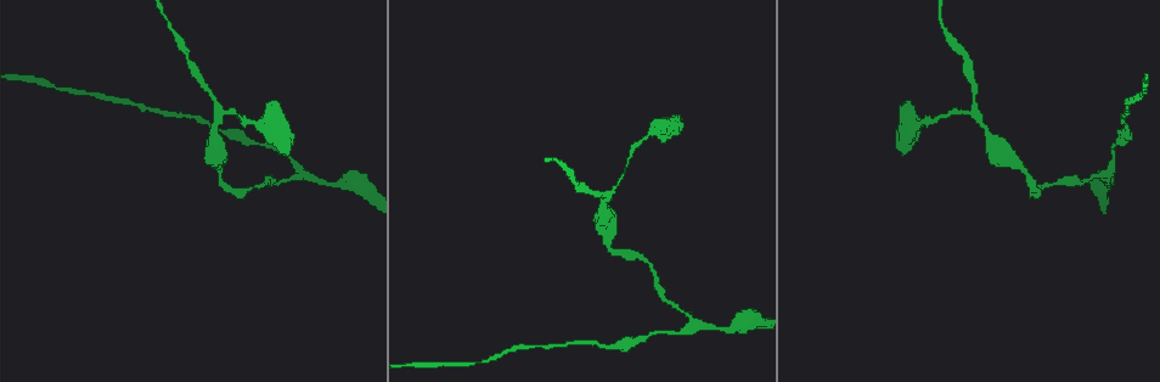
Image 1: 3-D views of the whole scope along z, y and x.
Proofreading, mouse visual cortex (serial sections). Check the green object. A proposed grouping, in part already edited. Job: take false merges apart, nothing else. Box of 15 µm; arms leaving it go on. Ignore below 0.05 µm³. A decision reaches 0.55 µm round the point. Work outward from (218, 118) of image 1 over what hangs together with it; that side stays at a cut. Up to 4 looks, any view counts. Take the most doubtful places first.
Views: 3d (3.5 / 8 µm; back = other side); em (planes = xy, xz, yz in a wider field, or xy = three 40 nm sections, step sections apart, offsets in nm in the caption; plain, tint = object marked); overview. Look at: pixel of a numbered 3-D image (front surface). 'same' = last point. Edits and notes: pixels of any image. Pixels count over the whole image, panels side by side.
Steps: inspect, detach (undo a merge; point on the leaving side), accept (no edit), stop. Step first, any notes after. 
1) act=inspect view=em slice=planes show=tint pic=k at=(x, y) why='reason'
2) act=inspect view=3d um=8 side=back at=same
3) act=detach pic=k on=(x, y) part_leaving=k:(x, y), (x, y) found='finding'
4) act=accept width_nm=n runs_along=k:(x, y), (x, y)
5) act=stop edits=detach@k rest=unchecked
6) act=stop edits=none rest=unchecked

act=inspect view=3d um=3.5 pic=1 at=(301, 173) why='branch point'

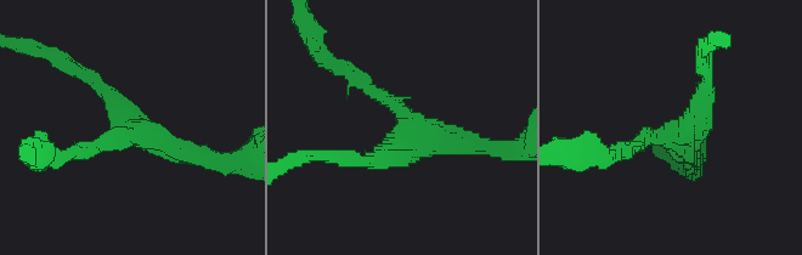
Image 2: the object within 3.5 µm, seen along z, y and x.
act=inspect view=em slice=xy step=2 show=tint pic=2 at=(135, 135)

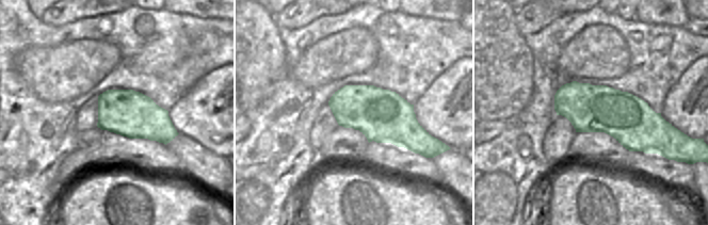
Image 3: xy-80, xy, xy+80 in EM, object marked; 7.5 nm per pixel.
act=accept arms=3 arm_widths_nm=200,300,300 runs_along=2:(353, 79), (408, 125), (479, 143) found='all the same cell'

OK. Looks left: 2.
act=inspect view=3d um=3.5 side=back pic=1 at=(575, 183) why='narrows sharply'

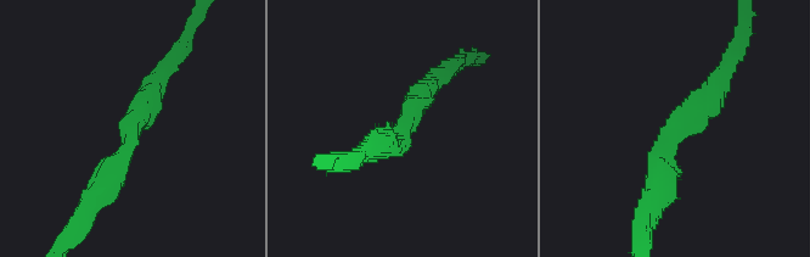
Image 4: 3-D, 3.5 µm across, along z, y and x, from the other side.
act=inspect view=em slice=planes show=tint pic=4 at=(403, 136) arm_widths_nm=300,350

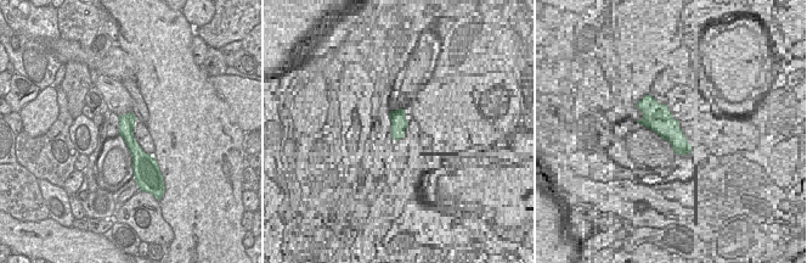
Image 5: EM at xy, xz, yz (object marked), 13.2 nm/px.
act=accept runs_along=4:(90, 205), (157, 82) found='one cell here'

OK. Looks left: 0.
act=stop edits=none rest=unchecked

